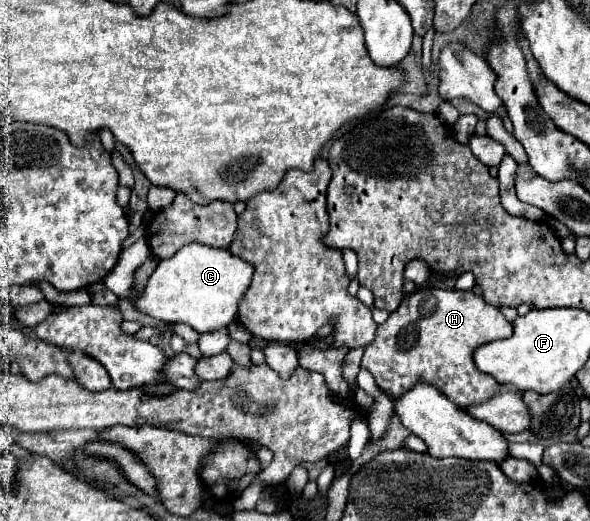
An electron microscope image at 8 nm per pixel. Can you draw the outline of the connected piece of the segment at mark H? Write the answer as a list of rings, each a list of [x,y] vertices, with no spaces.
[[[429,288],[421,292],[409,294],[403,304],[387,318],[387,322],[377,326],[377,334],[373,342],[365,348],[361,366],[369,368],[375,376],[377,386],[391,396],[391,400],[401,398],[409,388],[413,388],[419,380],[435,384],[443,394],[451,398],[457,406],[465,404],[479,404],[483,400],[489,400],[497,390],[499,384],[491,376],[479,372],[473,364],[473,350],[481,344],[509,338],[513,332],[511,322],[505,320],[499,308],[487,304],[481,296],[475,292],[463,292],[463,290],[439,290]]]

